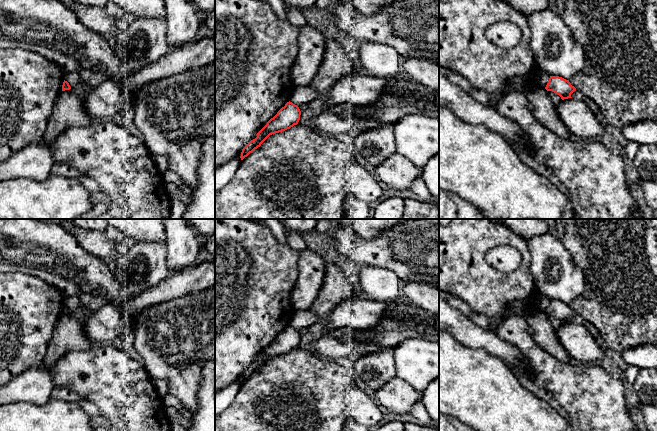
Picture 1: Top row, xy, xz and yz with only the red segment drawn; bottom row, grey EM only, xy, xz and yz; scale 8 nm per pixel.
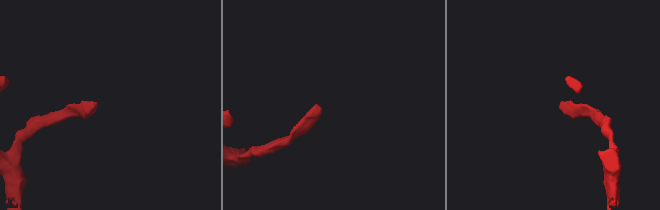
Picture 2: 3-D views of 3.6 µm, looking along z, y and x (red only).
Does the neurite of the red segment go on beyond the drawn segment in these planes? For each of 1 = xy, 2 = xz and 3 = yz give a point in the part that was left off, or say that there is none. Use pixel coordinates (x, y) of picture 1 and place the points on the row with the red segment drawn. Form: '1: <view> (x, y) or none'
1: none
2: none
3: none

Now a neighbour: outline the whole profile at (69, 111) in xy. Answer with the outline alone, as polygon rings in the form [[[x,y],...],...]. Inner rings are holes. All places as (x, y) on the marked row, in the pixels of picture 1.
[[[71,89],[61,91],[48,119],[43,140],[52,143],[67,129],[85,127],[93,122],[84,107],[84,96],[75,95]]]

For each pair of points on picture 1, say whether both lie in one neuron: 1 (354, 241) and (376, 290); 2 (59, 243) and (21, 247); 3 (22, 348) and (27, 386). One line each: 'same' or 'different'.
1: different
2: same
3: different

